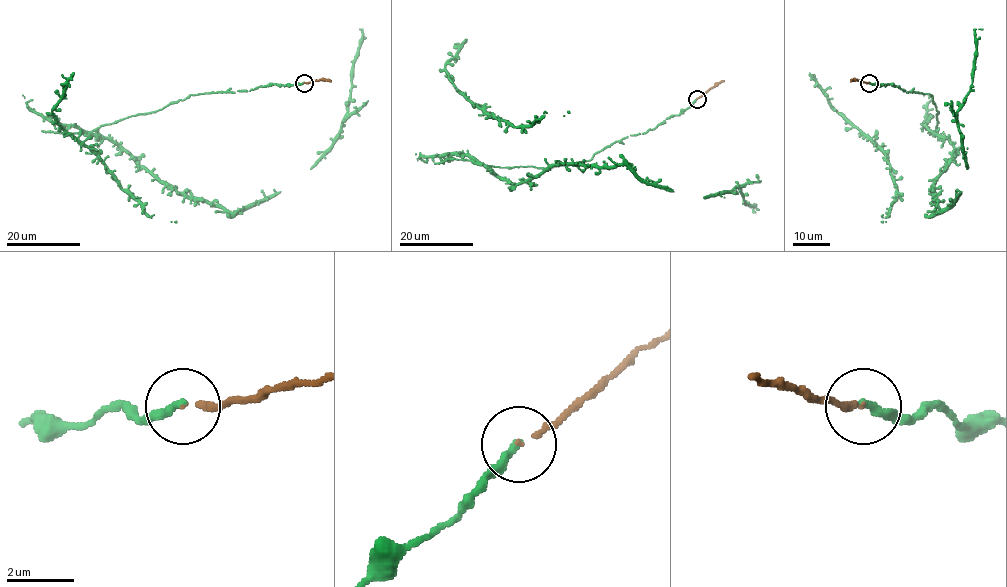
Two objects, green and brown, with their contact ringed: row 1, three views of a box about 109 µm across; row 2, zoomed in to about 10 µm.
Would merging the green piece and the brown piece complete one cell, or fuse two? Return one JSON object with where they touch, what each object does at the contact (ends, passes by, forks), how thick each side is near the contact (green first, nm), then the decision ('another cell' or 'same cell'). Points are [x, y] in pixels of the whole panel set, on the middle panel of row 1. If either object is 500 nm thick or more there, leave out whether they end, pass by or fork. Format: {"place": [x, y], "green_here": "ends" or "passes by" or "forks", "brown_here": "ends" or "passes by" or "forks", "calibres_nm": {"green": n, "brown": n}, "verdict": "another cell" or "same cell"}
{"place": [697, 99], "green_here": "ends", "brown_here": "ends", "calibres_nm": {"green": 260, "brown": 130}, "verdict": "same cell"}

